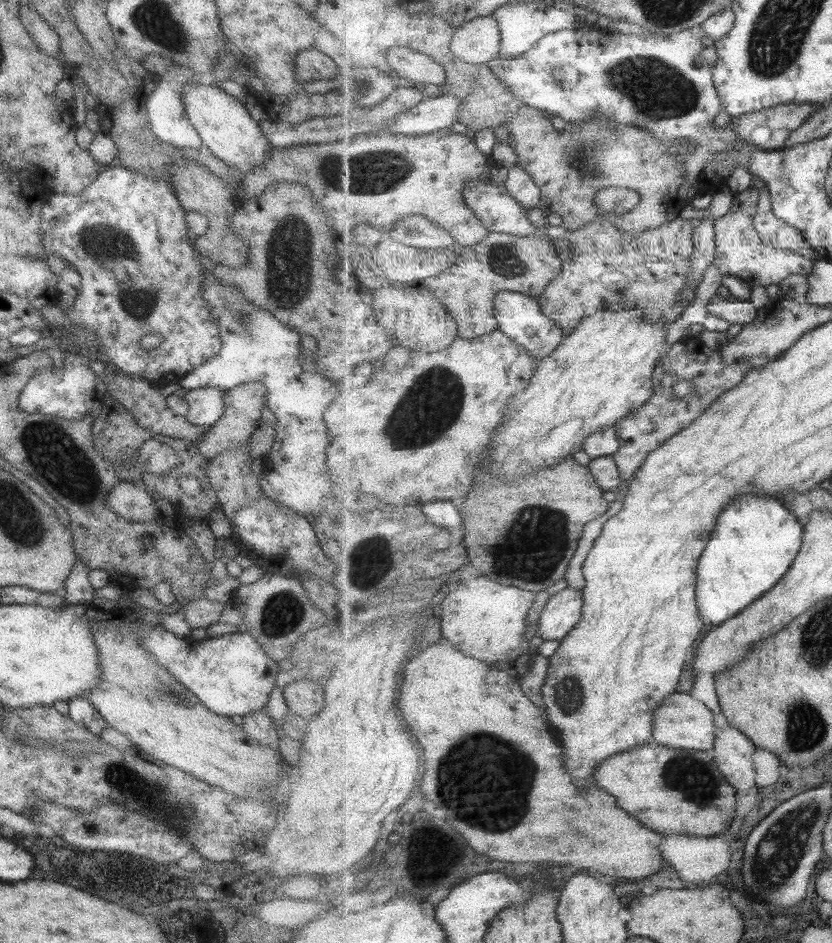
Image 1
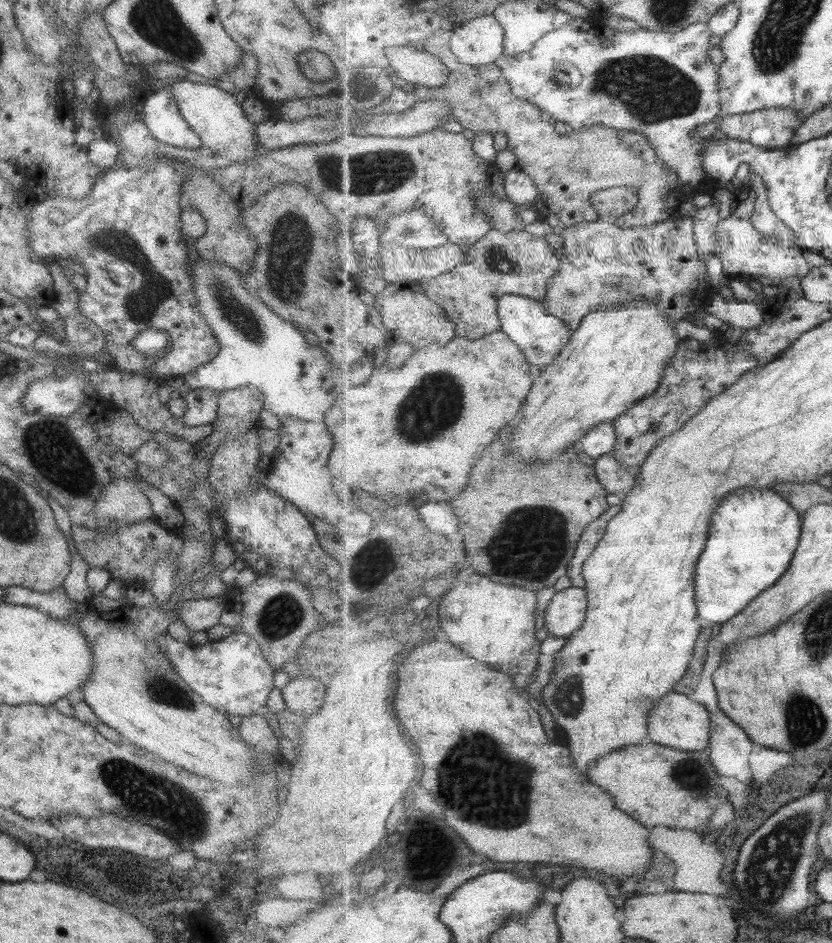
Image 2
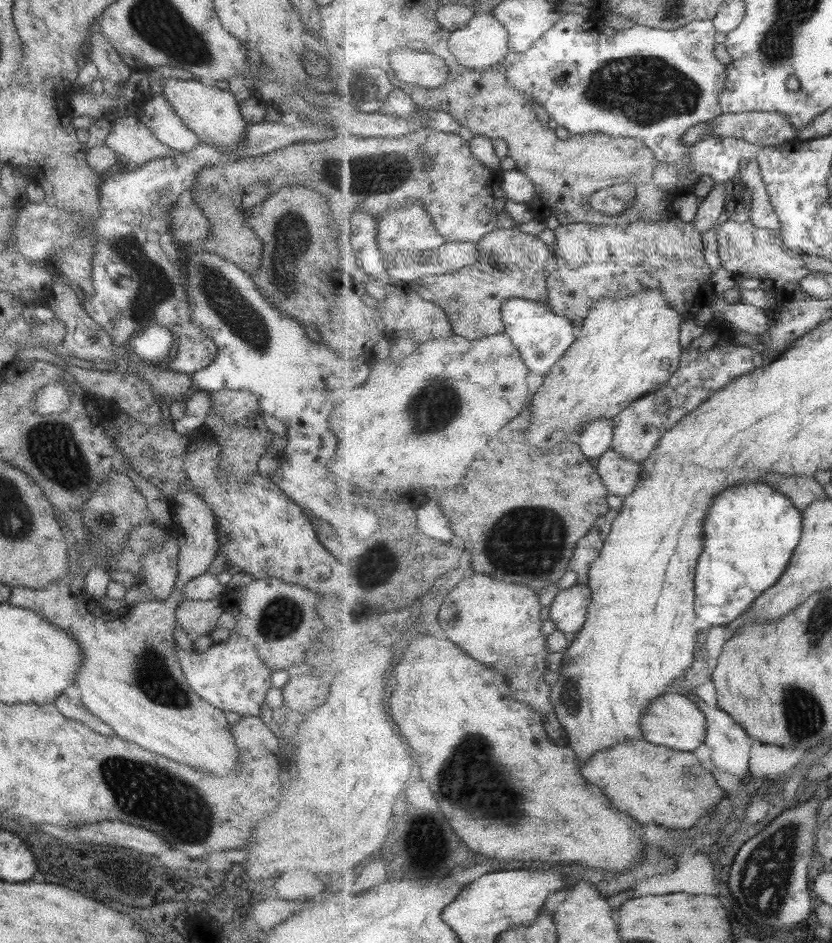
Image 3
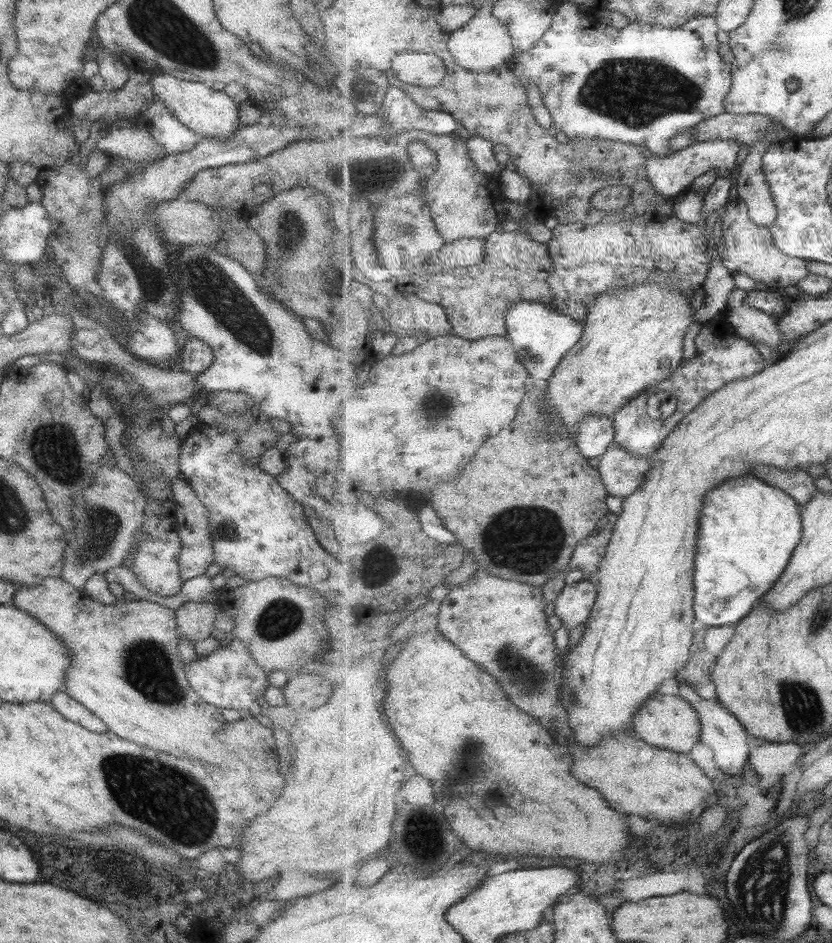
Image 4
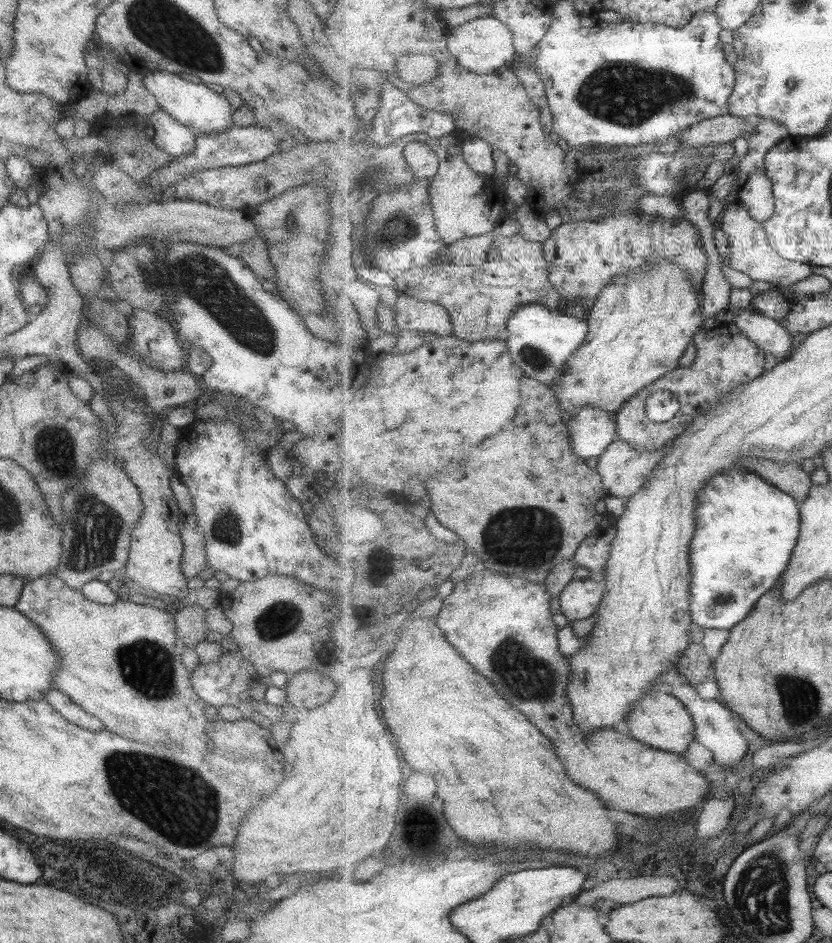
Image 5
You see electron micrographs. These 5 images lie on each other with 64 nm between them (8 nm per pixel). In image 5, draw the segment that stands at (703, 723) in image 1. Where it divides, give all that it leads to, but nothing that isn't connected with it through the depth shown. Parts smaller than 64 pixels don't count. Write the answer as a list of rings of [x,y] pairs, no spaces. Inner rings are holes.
[[[658,688],[651,690],[644,698],[634,702],[631,710],[626,722],[629,730],[633,737],[645,742],[647,746],[683,754],[689,750],[691,742],[696,740],[696,720],[685,703],[673,694],[665,694]]]

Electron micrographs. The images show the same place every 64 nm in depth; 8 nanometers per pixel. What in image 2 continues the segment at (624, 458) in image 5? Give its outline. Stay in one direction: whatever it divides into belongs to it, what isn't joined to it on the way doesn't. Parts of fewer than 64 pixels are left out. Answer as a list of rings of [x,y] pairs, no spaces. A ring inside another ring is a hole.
[[[609,452],[595,460],[593,467],[600,483],[607,492],[629,494],[636,483],[637,470],[621,464],[613,452]]]

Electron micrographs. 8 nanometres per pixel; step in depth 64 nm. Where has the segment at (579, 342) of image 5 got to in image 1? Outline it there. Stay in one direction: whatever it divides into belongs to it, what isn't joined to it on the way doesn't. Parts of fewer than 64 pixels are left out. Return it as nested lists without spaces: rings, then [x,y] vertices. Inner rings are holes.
[[[502,291],[495,296],[495,310],[499,331],[512,338],[519,348],[527,349],[529,354],[537,360],[548,357],[567,340],[557,323],[541,313],[541,305],[535,297],[526,296],[521,292]]]

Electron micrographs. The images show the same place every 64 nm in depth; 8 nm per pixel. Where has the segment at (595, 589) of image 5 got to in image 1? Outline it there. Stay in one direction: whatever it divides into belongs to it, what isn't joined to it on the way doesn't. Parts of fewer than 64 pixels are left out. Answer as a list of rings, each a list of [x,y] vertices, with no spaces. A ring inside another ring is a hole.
[[[567,587],[559,594],[549,597],[538,624],[538,634],[542,640],[564,639],[580,622],[583,607],[582,590]]]

